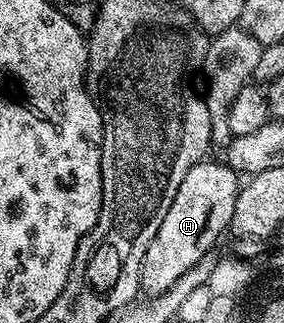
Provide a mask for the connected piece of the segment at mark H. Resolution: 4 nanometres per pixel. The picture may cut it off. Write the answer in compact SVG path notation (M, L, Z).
M204 159L189 167L189 175L185 175L185 179L181 179L181 187L177 187L177 195L169 206L169 212L165 219L161 219L161 227L157 227L157 235L149 243L149 251L145 251L145 259L141 263L139 283L144 294L154 295L173 287L173 283L177 283L177 279L181 279L181 275L185 275L185 271L197 263L197 259L216 248L215 240L228 232L233 219L233 207L237 207L241 177L222 160L211 160Z

